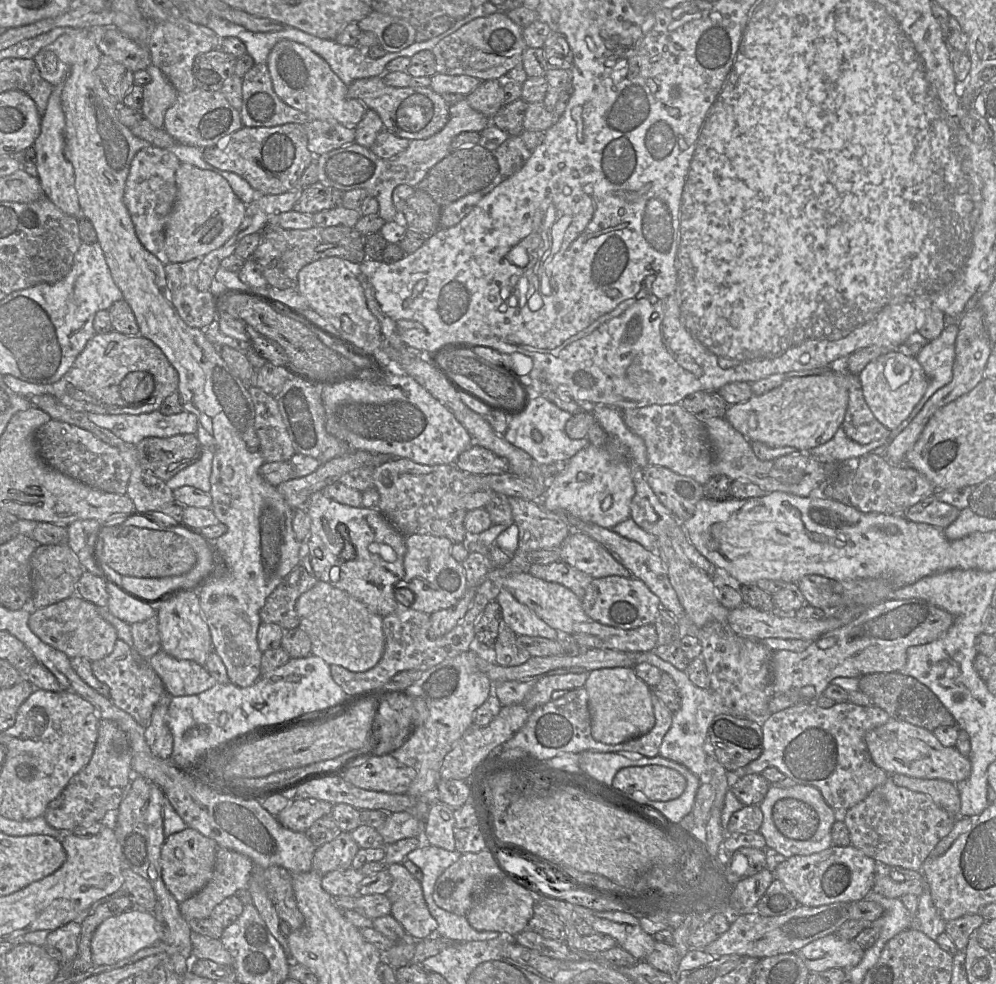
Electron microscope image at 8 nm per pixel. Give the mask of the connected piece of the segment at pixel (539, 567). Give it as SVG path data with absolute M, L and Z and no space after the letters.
M562 561L550 564L532 564L528 572L542 580L565 586L579 599L585 596L586 590L593 580L590 575Z

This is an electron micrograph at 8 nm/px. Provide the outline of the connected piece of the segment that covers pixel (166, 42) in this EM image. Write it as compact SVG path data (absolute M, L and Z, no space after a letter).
M170 15L165 21L151 24L149 43L151 61L163 72L178 93L188 93L196 87L193 76L195 58L211 50L221 49L222 39L223 33L218 34L179 15Z

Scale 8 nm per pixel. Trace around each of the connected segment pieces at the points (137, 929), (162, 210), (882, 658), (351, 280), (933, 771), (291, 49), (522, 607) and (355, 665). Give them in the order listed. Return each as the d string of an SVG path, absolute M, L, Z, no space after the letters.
M133 907L121 914L107 918L96 928L91 939L93 966L115 964L157 942L160 942L160 937L153 913Z
M149 145L133 157L124 187L123 201L138 240L164 265L169 262L164 252L165 226L177 198L175 173L179 165L179 159L168 148Z
M913 597L888 599L863 609L848 624L831 630L817 638L803 651L777 650L772 655L775 693L783 693L793 703L816 703L834 678L854 677L875 672L898 672L907 662L907 651L911 646L923 645L941 638L952 626L953 616L928 599Z
M335 256L318 259L300 269L297 290L307 299L309 307L326 319L338 334L363 350L380 355L381 325L367 306L355 267Z
M891 718L867 732L865 741L874 763L889 775L904 774L914 778L942 779L958 783L969 777L971 762L955 746L944 746L933 731Z
M279 41L269 53L267 67L277 96L312 119L336 121L346 127L356 128L367 110L360 100L347 96L348 86L332 71L329 64L301 43Z
M506 587L500 590L496 600L502 609L503 622L517 635L543 637L558 641L570 637L550 627L527 605L518 601Z
M317 581L308 591L303 593L296 601L301 628L310 638L312 655L322 658L329 665L339 665L352 672L364 672L373 668L382 658L385 649L383 633L383 617L372 612L365 604L348 593L334 586Z

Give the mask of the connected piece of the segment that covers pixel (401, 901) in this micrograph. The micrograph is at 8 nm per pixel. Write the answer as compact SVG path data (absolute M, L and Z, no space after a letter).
M393 863L388 866L388 872L390 873L393 884L389 891L386 893L391 902L391 915L401 924L408 935L409 940L423 940L428 937L440 937L436 935L436 929L438 928L437 921L432 917L426 901L424 899L421 882L415 879L410 872L405 868L402 863Z

